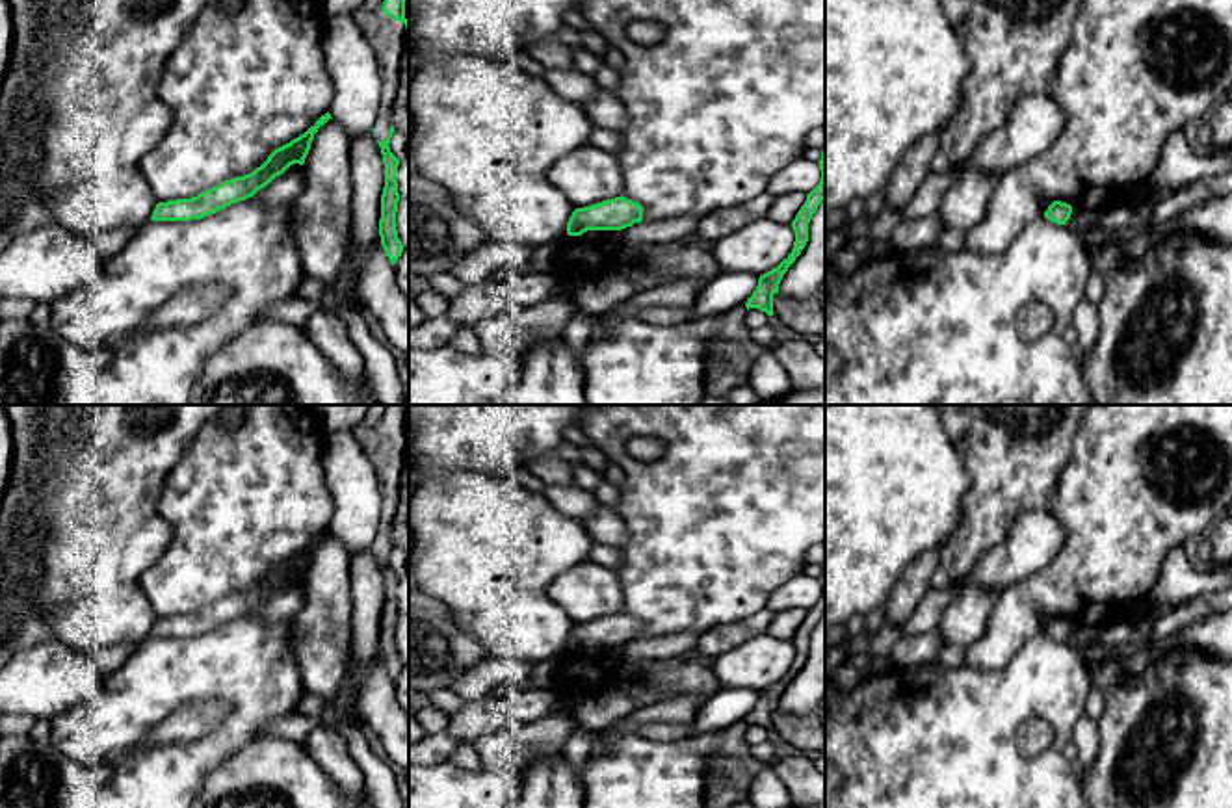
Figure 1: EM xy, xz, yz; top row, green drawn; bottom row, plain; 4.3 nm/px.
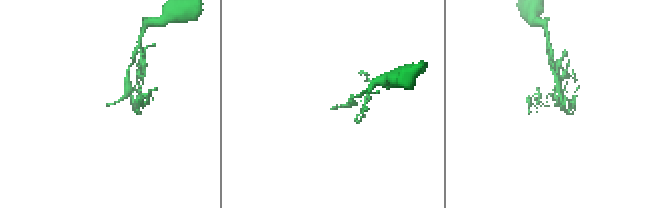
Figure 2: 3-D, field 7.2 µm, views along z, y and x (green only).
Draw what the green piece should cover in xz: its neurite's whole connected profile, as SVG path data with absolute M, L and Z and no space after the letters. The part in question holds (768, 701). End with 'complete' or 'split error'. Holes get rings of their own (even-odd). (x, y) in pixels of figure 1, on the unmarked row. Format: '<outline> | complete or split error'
M821 567L821 576L818 578L821 585L821 596L819 600L806 611L805 620L797 628L795 635L792 637L792 645L795 648L793 665L788 671L786 676L782 676L777 684L771 687L760 691L758 702L753 708L753 711L747 715L745 723L758 724L766 728L767 732L773 732L773 711L779 710L779 700L788 687L788 684L795 678L795 674L801 671L808 658L808 639L812 632L816 630L818 622L825 615L825 568Z | complete

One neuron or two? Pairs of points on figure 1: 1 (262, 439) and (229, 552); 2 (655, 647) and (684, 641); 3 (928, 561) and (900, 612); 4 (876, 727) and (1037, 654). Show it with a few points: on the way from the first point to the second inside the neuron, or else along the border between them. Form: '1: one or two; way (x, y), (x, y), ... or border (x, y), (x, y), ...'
1: one; way (261, 467), (231, 524)
2: one; way (662, 647), (677, 643)
3: one; way (918, 574), (905, 599)
4: one; way (917, 727), (957, 727), (996, 695)

